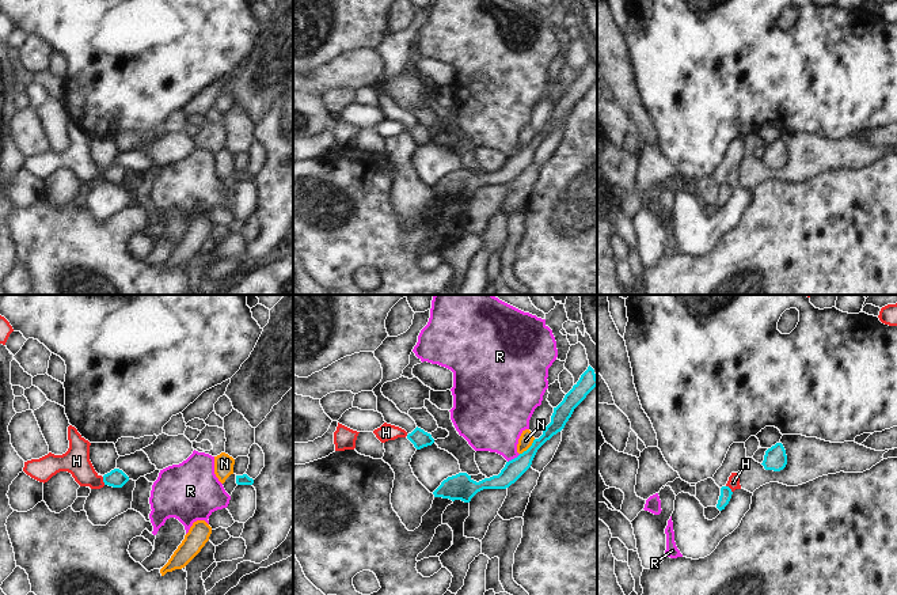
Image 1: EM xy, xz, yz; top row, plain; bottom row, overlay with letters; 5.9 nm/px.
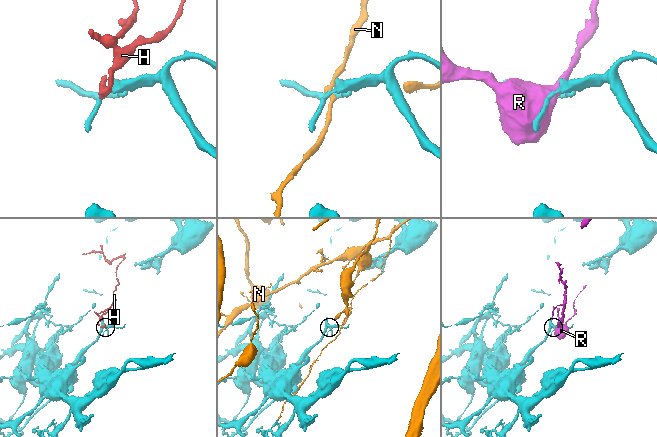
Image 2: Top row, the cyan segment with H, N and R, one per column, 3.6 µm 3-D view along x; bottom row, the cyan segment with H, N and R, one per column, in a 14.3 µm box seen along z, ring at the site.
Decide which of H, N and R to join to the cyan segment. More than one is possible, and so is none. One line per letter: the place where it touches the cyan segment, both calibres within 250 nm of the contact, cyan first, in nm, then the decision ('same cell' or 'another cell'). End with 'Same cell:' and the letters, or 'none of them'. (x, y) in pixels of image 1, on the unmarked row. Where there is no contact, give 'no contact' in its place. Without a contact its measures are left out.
H: meets cyan in xy at (103, 177); 110 nm thick on the cyan side, 160 nm on the other; another cell
N: meets cyan in xz at (529, 143); 120 nm thick on the cyan side, 90 nm on the other; another cell
R: meets cyan in xz at (514, 154); 120 nm thick on the cyan side, 360 nm on the other; another cell
Same cell: none of them

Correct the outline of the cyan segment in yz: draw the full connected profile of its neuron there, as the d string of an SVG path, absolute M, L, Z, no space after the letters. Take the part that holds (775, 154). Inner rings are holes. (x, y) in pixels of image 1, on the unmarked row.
M776 139L765 147L764 156L761 159L765 166L780 167L787 160L786 145L782 139Z

